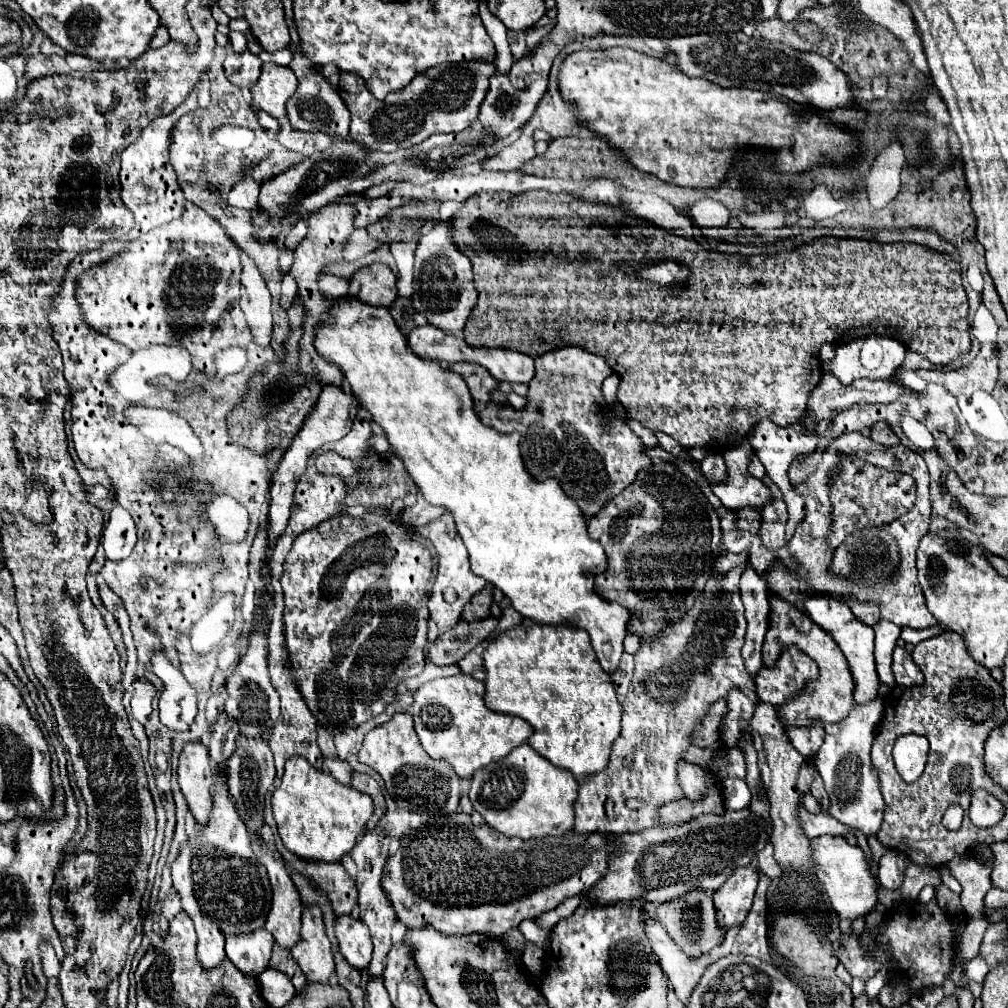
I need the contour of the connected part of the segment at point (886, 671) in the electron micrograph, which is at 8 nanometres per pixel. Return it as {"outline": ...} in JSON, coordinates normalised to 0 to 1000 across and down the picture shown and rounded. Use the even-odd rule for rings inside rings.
{"outline":[[[872,615],[868,621],[868,655],[874,677],[880,677],[884,683],[888,681],[888,673],[884,669],[884,647],[894,629],[894,623],[882,615]]]}

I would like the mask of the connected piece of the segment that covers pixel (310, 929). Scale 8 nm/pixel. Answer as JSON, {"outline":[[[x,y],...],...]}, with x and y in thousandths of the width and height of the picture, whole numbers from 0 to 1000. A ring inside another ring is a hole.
{"outline":[[[314,897],[301,901],[299,931],[289,940],[289,948],[303,964],[307,974],[326,974],[332,956],[328,946],[328,935],[320,919],[320,907]]]}

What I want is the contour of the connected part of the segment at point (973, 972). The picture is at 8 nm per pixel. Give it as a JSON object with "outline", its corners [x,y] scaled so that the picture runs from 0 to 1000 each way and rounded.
{"outline":[[[973,948],[965,950],[963,954],[959,954],[959,956],[957,956],[957,970],[955,970],[955,976],[953,976],[953,978],[959,978],[959,974],[961,974],[961,972],[975,974],[975,970],[979,968],[979,964],[981,964],[979,954],[977,954]]]}

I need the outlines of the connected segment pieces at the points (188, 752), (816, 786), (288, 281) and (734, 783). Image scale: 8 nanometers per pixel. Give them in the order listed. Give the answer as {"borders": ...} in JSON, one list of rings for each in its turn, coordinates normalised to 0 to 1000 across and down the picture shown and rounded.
{"borders":[[[[188,736],[178,750],[178,780],[197,817],[203,817],[211,796],[211,762],[201,736]]],[[[809,768],[809,772],[807,772],[805,788],[807,788],[809,792],[813,792],[813,796],[814,796],[816,804],[820,804],[820,802],[822,802],[822,792],[820,792],[820,786],[818,786],[818,782],[816,782],[816,774],[814,774],[814,770],[813,770],[813,768]]],[[[283,272],[283,274],[281,274],[281,286],[279,286],[279,306],[287,306],[285,300],[291,302],[291,298],[293,298],[293,290],[295,290],[293,278],[291,278],[287,272]]],[[[721,772],[717,776],[717,789],[719,801],[723,804],[737,804],[745,799],[746,788],[739,774]]]]}

